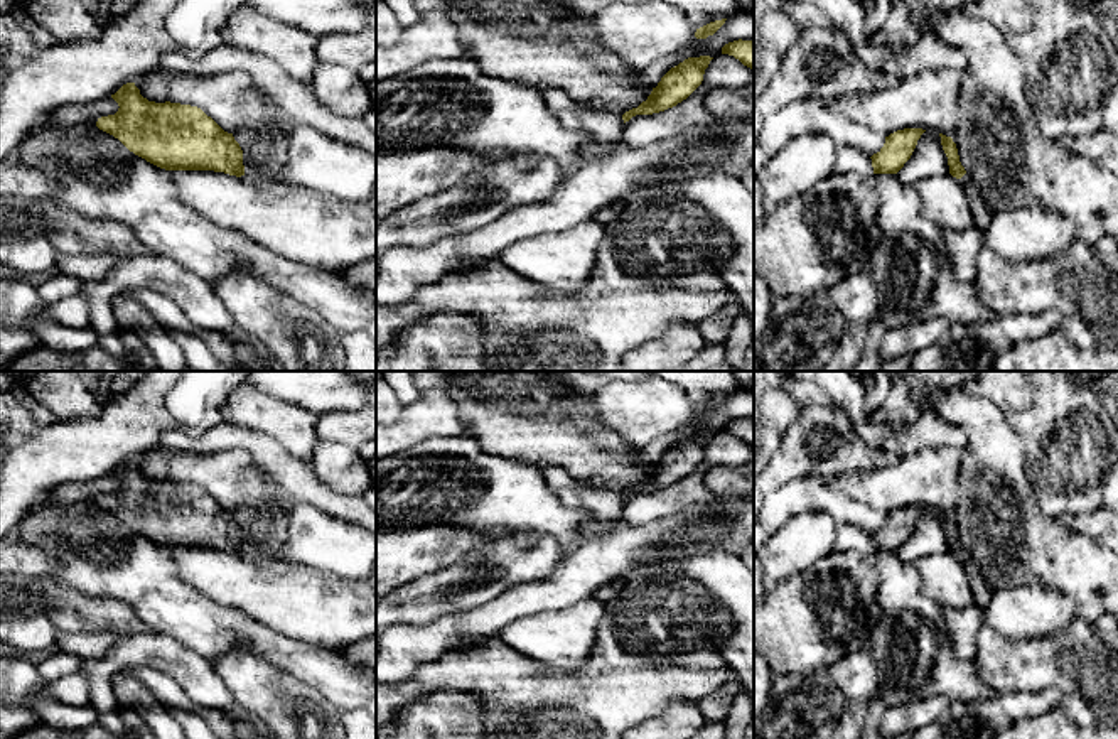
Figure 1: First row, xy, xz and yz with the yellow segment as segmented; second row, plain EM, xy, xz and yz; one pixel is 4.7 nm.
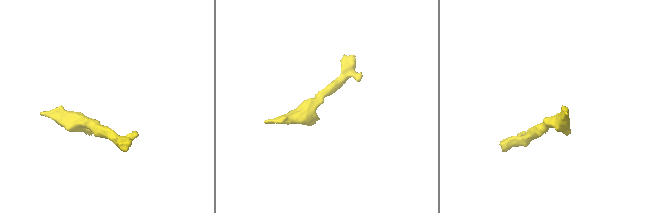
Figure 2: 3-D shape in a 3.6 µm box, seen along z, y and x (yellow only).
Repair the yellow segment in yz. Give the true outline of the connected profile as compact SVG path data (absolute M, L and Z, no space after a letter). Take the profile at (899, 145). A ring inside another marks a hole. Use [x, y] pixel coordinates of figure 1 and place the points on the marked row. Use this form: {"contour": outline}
{"contour": "M904 128L885 137L884 147L870 157L873 174L897 174L911 159L924 132L922 128Z"}

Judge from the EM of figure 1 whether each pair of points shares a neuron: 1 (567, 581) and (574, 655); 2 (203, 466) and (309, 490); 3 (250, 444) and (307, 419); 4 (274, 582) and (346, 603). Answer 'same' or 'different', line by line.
1: different
2: different
3: different
4: same

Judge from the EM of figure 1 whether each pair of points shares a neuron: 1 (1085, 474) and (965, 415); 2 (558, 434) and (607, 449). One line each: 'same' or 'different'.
1: different
2: same

